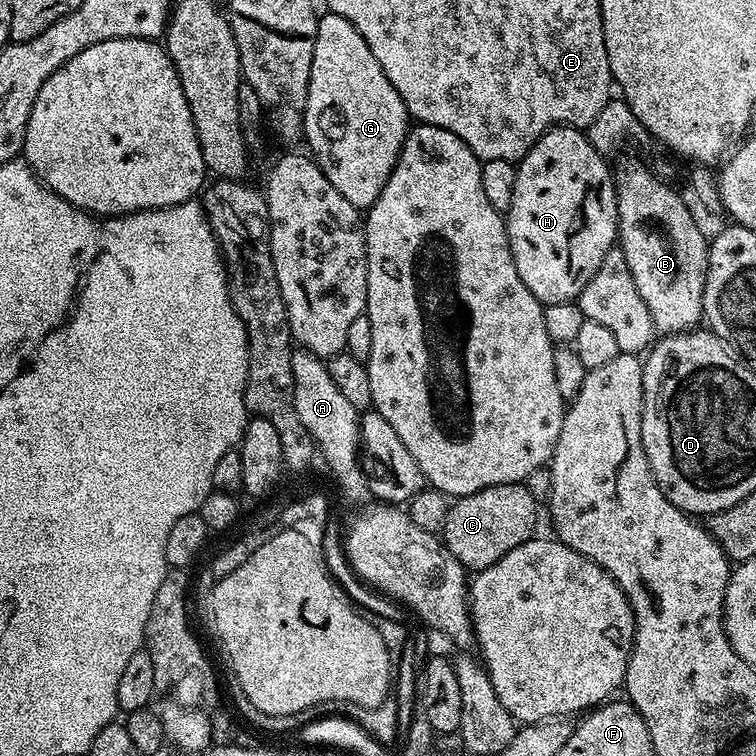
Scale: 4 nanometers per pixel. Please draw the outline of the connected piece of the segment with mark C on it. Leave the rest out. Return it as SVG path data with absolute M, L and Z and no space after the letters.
M527 483L499 484L474 494L457 496L449 503L446 522L442 529L444 547L458 558L469 573L475 574L494 566L510 550L533 539L536 532L536 501Z

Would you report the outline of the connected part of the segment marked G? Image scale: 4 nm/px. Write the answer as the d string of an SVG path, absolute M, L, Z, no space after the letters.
M328 12L321 15L316 22L314 58L310 62L303 139L308 140L307 151L322 174L326 174L330 186L334 186L334 190L338 190L338 194L342 194L350 206L367 210L382 194L398 162L409 127L410 117L398 90L394 90L394 86L390 86L390 78L382 74L382 66L378 66L378 58L370 54L370 46L366 46L362 34L358 34L358 30L346 22L346 18L338 18L338 14Z

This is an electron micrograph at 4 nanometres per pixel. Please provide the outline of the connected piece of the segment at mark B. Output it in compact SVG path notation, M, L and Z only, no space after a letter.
M624 160L614 168L616 185L616 227L618 247L630 266L634 286L642 294L646 308L650 310L653 329L660 334L687 332L701 323L704 315L704 287L708 269L709 241L704 240L704 232L696 225L688 204L667 184L659 180L640 160Z

